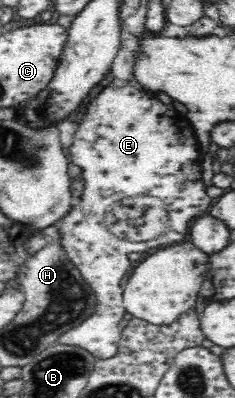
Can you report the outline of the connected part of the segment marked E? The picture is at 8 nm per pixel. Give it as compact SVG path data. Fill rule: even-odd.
M117 83L108 84L88 104L86 115L79 123L78 130L72 138L69 147L68 159L70 163L79 165L84 178L83 192L80 200L68 213L67 217L56 223L60 233L60 248L64 255L74 264L74 267L82 274L88 285L94 290L96 296L96 309L90 315L90 319L82 321L78 327L62 335L55 343L75 345L85 349L90 355L98 359L110 359L116 355L121 339L122 328L120 321L127 313L123 303L122 275L130 271L130 253L142 253L156 247L179 244L187 234L187 225L208 213L214 200L207 195L204 185L202 168L203 156L198 150L196 133L185 115L180 115L173 105L160 102L154 95L137 84L120 86ZM156 196L164 200L168 212L168 229L152 241L132 243L128 240L118 239L108 230L104 222L104 214L115 202L123 197Z

